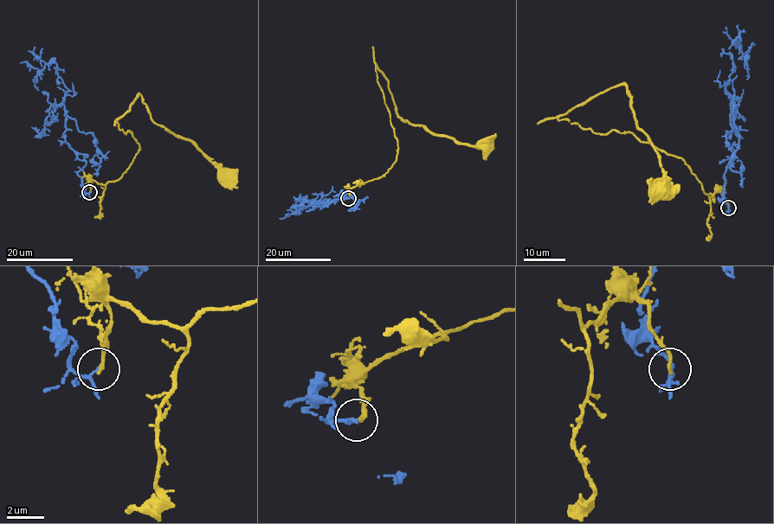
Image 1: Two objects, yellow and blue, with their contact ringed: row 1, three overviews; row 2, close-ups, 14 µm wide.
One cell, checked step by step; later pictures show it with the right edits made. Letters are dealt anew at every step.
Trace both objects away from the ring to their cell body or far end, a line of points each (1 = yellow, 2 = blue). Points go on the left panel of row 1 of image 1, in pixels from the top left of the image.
1: (89, 192), (89, 180), (118, 180), (140, 150), (117, 123), (139, 94), (155, 123), (190, 139), (229, 175)
2: (89, 192), (77, 174), (86, 162), (65, 140), (69, 89), (56, 65), (40, 71), (20, 63)

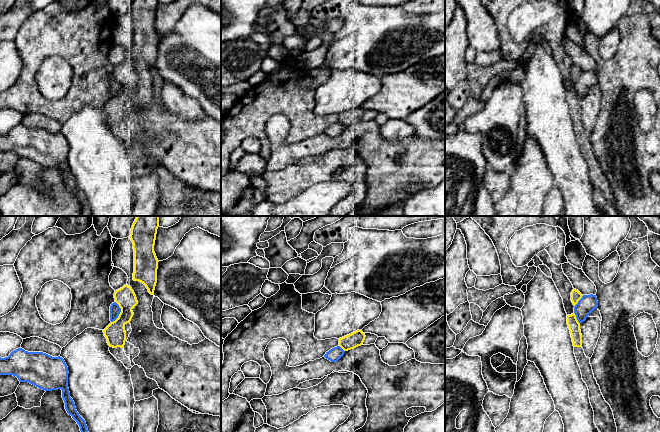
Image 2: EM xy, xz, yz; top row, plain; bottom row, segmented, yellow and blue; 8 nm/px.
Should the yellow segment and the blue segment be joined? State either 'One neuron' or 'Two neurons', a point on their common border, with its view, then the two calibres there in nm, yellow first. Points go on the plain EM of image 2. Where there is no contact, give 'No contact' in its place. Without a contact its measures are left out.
Two neurons. Touches yellow at xy (120, 88). Thickness 170 nm (yellow) against 90 nm

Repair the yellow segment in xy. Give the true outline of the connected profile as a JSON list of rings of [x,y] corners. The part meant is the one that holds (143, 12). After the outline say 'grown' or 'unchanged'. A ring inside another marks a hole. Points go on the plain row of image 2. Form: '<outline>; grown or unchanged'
[[[133,0],[130,15],[134,25],[133,56],[143,59],[154,71],[157,59],[158,35],[154,21],[159,0]]]; unchanged

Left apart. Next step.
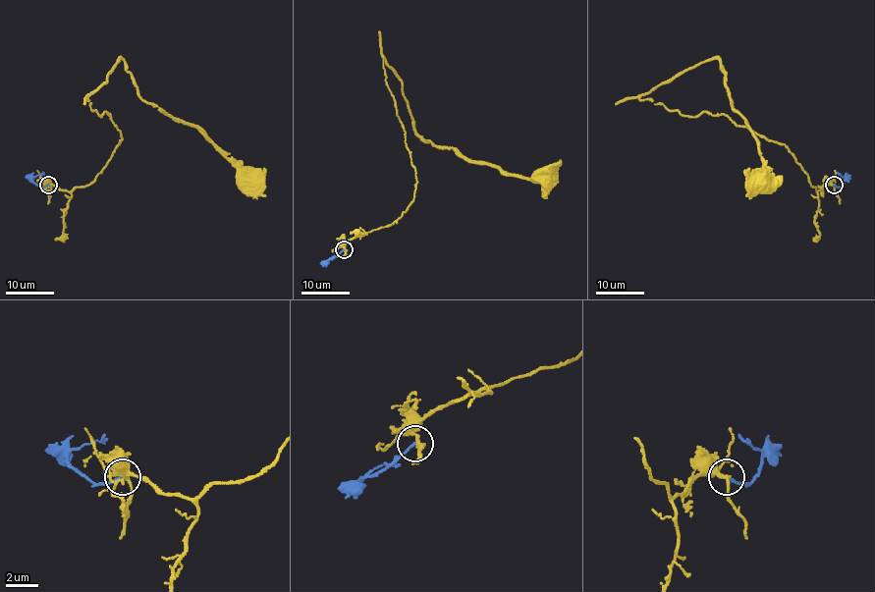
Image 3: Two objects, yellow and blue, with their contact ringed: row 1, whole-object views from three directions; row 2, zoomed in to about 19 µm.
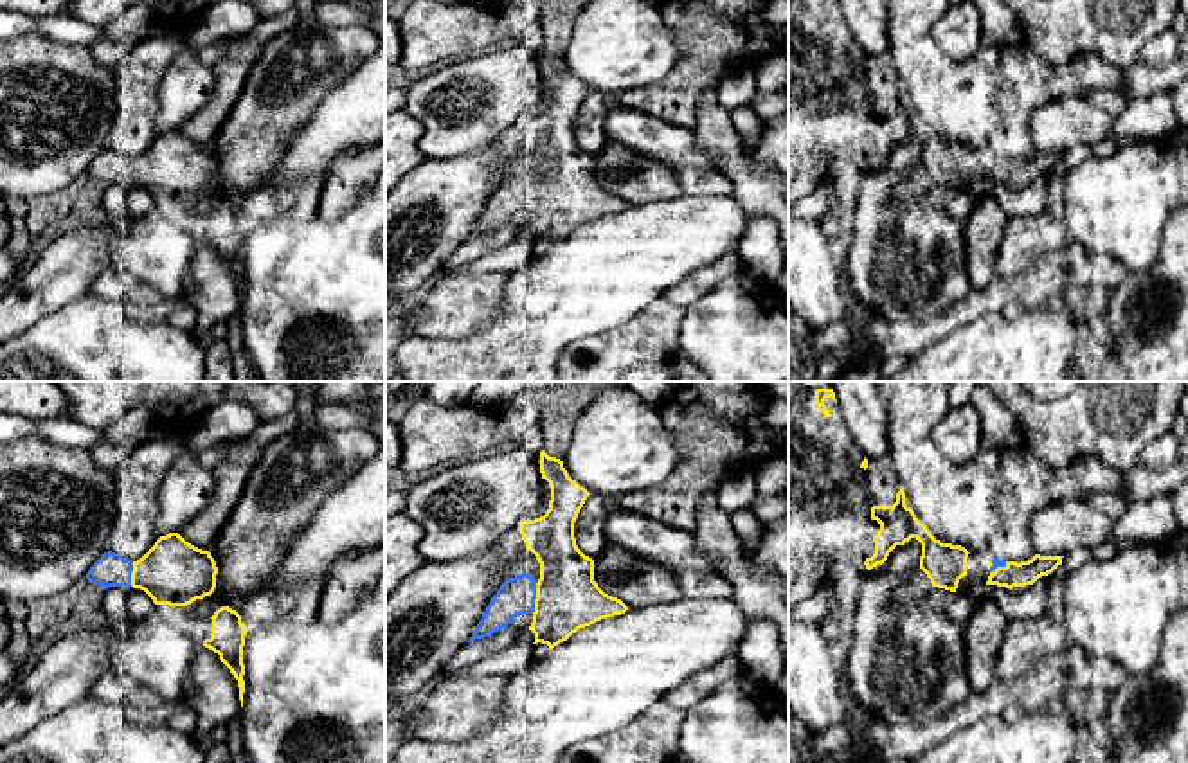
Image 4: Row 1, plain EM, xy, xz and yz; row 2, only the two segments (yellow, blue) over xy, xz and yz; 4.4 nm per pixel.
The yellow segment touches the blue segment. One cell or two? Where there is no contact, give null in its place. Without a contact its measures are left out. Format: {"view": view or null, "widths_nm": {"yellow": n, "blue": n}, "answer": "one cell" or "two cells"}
{"view": "xz", "widths_nm": {"yellow": 280, "blue": 160}, "answer": "one cell"}

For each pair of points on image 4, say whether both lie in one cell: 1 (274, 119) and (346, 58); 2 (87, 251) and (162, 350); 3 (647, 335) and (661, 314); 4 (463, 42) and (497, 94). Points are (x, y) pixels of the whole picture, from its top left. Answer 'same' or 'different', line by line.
1: same
2: different
3: same
4: different

